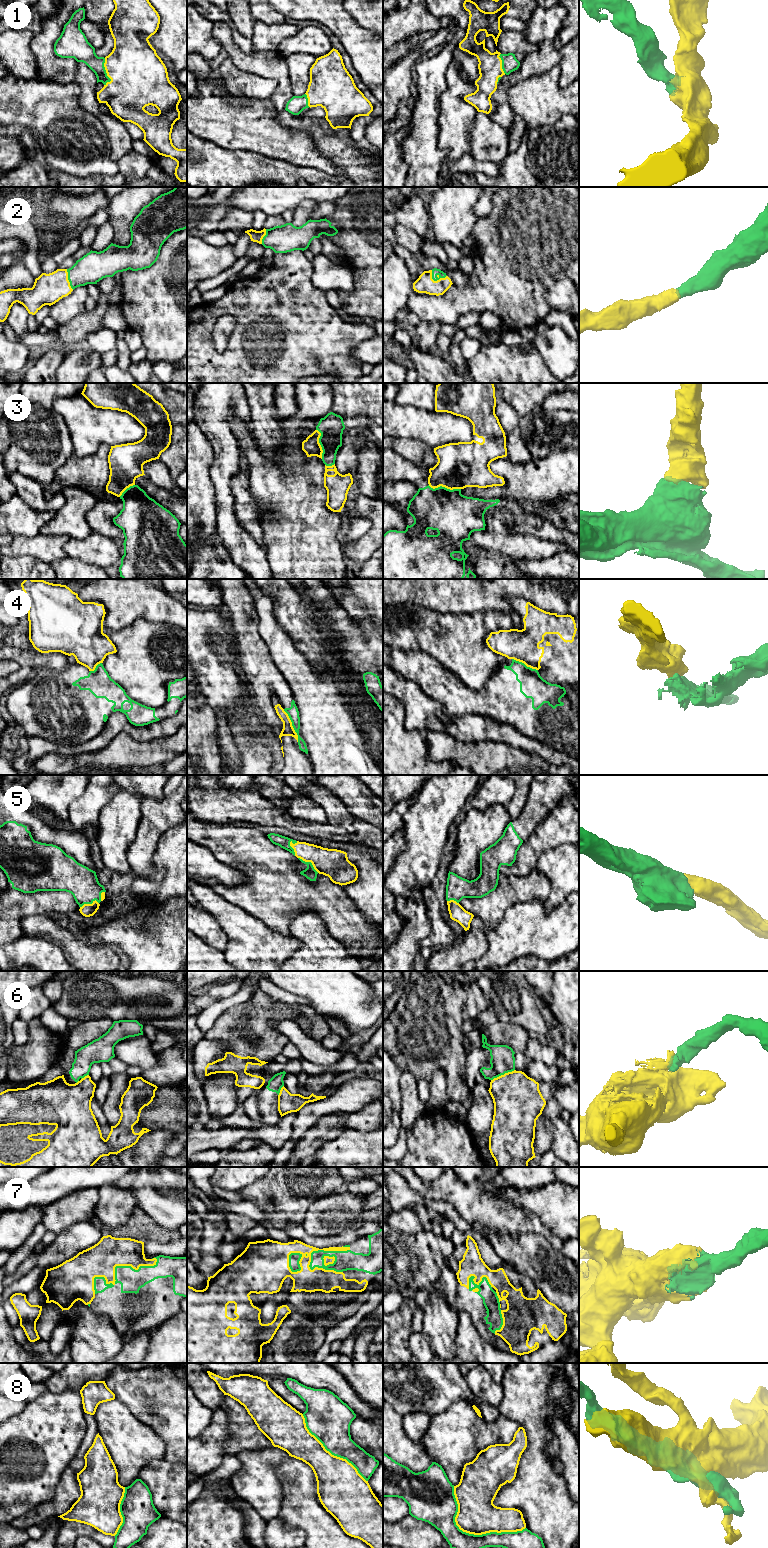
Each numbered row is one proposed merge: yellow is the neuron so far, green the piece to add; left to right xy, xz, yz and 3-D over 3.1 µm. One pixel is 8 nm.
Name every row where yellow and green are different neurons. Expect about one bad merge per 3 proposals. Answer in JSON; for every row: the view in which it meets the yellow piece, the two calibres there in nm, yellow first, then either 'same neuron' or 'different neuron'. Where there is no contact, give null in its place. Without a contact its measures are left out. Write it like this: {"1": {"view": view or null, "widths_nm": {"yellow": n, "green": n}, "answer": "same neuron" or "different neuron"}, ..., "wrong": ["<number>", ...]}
{"1": {"view": "xy", "widths_nm": {"yellow": 440, "green": 170}, "answer": "same neuron"}, "2": {"view": "yz", "widths_nm": {"yellow": 140, "green": 60}, "answer": "same neuron"}, "3": {"view": "yz", "widths_nm": {"yellow": 360, "green": 360}, "answer": "same neuron"}, "4": {"view": "xz", "widths_nm": {"yellow": 90, "green": 90}, "answer": "different neuron"}, "5": {"view": "xz", "widths_nm": {"yellow": 220, "green": 100}, "answer": "same neuron"}, "6": {"view": "yz", "widths_nm": {"yellow": 380, "green": 200}, "answer": "different neuron"}, "7": {"view": "xy", "widths_nm": {"yellow": 260, "green": 190}, "answer": "same neuron"}, "8": {"view": "yz", "widths_nm": {"yellow": 320, "green": 180}, "answer": "different neuron"}, "wrong": ["4", "6", "8"]}

